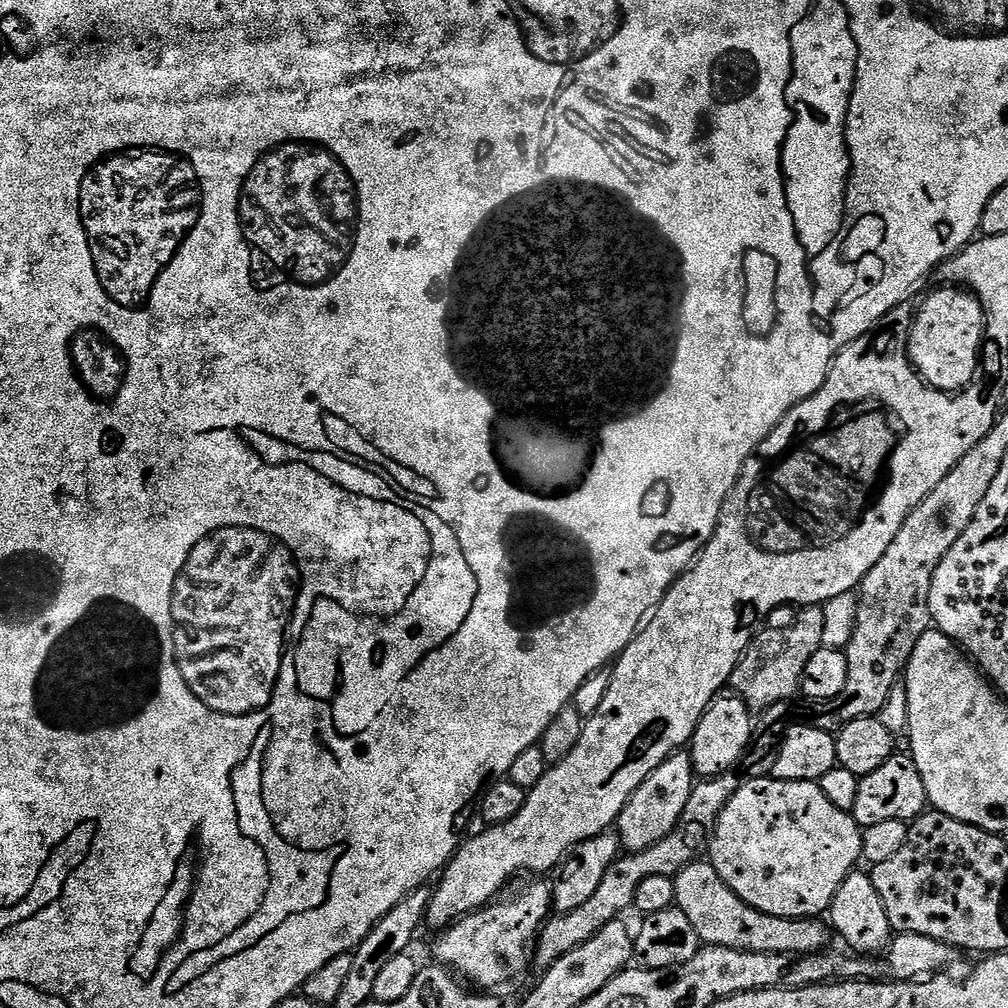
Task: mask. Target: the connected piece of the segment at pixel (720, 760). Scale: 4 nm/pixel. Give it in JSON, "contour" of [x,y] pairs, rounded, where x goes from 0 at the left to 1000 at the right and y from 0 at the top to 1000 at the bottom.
{"contour":[[[715,688],[706,695],[692,716],[687,730],[685,749],[689,769],[694,772],[714,770],[727,765],[737,755],[748,734],[748,707],[737,690]]]}

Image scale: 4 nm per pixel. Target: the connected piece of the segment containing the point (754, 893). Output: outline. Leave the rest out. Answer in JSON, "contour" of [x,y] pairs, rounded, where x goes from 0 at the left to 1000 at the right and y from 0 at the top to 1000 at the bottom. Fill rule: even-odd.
{"contour":[[[742,772],[735,777],[734,783],[728,788],[728,792],[724,792],[724,796],[720,796],[720,800],[710,816],[706,835],[702,838],[701,848],[704,850],[708,863],[712,863],[712,867],[720,875],[720,879],[724,879],[724,883],[728,883],[728,887],[732,887],[732,891],[736,891],[744,899],[748,899],[752,903],[772,911],[801,913],[803,911],[816,910],[821,902],[824,901],[827,887],[831,887],[831,879],[835,879],[835,875],[839,875],[839,871],[852,858],[849,856],[854,856],[856,830],[856,824],[853,818],[849,816],[845,807],[831,804],[831,800],[827,800],[827,796],[823,796],[823,792],[819,792],[819,788],[815,788],[813,777],[804,774]]]}

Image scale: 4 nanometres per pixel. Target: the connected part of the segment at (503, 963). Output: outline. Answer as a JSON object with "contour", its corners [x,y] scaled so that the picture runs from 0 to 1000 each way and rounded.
{"contour":[[[543,876],[524,877],[513,889],[500,892],[493,892],[474,905],[457,909],[451,917],[439,922],[429,940],[432,955],[476,982],[496,982],[499,976],[514,971],[523,962],[532,930],[549,904],[548,883]]]}

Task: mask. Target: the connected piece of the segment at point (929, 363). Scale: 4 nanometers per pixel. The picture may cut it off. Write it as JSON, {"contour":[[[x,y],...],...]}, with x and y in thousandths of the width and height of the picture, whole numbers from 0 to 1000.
{"contour":[[[947,284],[930,286],[908,309],[901,331],[901,354],[918,380],[936,389],[955,388],[967,376],[976,334],[972,298]]]}

